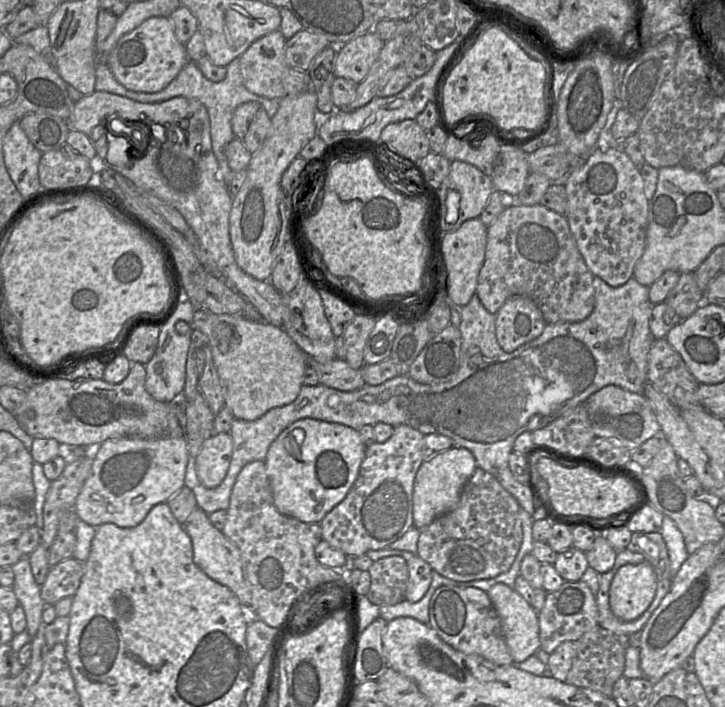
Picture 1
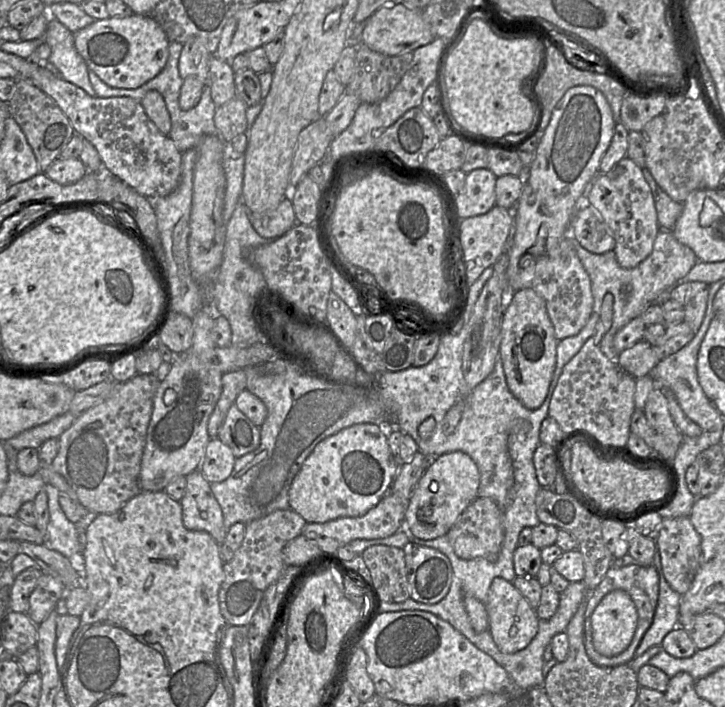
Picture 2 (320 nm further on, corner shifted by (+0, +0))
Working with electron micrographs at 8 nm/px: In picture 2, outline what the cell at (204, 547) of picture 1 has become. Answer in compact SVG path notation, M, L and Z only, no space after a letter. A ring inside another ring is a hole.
M198 469L186 476L186 488L182 499L182 521L186 529L205 531L218 544L226 536L223 513L210 488L210 482Z

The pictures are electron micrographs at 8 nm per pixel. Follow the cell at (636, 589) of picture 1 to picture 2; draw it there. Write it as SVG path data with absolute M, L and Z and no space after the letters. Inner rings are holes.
M621 589L607 593L591 615L595 650L608 657L623 652L636 631L638 613L630 595Z

